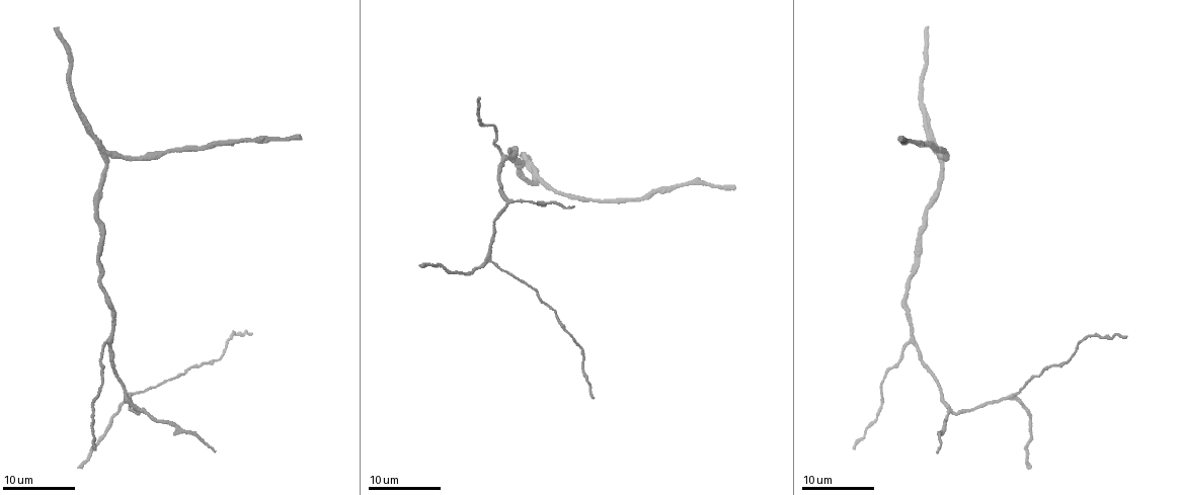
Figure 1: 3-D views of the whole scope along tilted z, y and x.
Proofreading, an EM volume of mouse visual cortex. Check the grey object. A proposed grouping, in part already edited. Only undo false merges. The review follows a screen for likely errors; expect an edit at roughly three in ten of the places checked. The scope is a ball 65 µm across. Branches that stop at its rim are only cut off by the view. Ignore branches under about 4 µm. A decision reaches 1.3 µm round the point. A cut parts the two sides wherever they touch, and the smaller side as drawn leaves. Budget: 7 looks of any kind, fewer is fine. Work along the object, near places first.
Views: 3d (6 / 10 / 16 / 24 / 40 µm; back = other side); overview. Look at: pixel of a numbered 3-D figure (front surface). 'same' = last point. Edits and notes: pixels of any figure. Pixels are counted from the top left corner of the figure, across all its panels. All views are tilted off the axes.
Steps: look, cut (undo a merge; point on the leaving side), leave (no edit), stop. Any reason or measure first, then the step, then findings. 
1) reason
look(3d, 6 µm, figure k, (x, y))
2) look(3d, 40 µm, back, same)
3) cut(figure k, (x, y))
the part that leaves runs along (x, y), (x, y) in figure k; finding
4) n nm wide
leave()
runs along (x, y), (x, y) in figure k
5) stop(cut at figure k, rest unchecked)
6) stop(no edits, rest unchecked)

look(3d, 10 µm, figure 1, (107, 343))

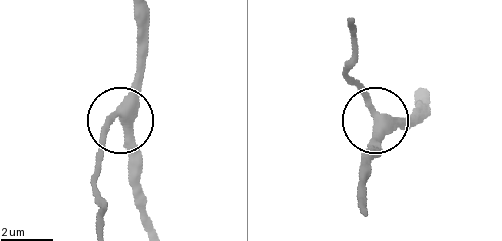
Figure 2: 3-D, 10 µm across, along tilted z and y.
side arm 20 µm
leave()
runs along (141, 19), (136, 101), (129, 114), (107, 128), (100, 165) in figure 2; all the same neuron

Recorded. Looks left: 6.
look(3d, 10 µm, figure 1, (492, 260))

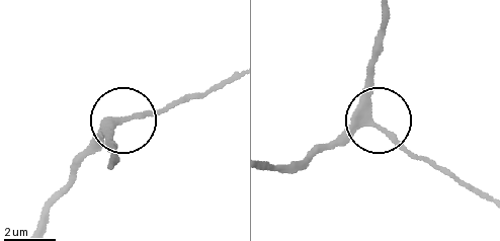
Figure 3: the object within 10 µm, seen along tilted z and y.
290 nm wide
leave()
one neuron here

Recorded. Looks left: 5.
branch point
look(3d, 6 µm, figure 1, (948, 411))

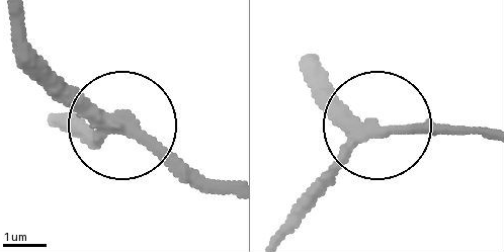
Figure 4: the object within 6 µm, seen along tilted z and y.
other side
look(3d, 6 µm, back, figure 4, (113, 125))

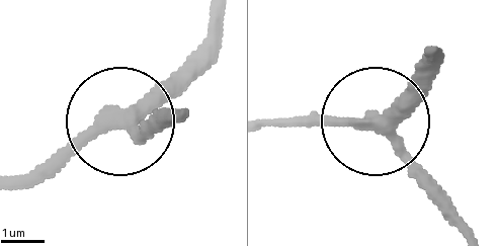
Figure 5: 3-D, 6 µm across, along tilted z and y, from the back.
side arm 13 µm
leave()
runs along (217, 10), (195, 54), (87, 130), (37, 181) in figure 5; all the same neuron

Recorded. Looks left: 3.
stop(no edits, rest unchecked)

